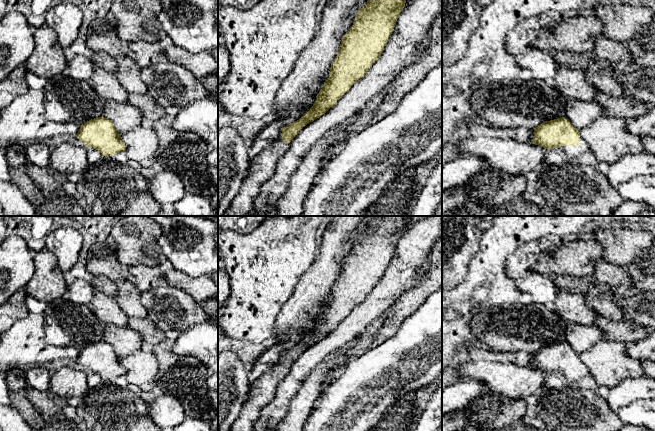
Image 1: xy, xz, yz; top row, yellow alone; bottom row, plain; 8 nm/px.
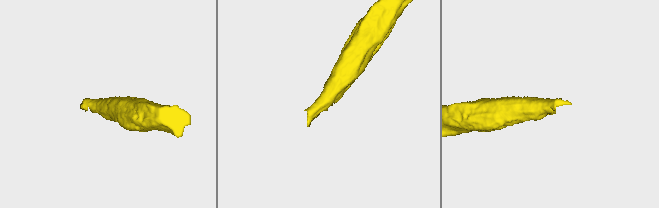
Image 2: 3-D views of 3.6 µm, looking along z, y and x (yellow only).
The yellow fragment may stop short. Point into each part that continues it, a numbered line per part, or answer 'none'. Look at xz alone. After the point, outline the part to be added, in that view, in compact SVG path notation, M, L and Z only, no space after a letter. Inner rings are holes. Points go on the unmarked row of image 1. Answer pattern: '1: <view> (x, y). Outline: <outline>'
1: xz (265, 386). Outline: M280 354L278 360L251 384L255 393L248 395L230 431L253 431L254 423L258 420L261 409L274 398L278 384L289 370L290 367L283 367L282 354Z

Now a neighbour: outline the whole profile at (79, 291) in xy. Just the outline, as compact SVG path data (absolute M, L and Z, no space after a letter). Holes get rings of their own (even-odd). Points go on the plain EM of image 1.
M75 279L68 287L68 299L77 304L89 305L95 294L95 289L88 281Z

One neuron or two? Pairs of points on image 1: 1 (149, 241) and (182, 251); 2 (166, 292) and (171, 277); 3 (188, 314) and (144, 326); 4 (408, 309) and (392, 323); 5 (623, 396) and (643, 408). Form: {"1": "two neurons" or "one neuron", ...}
{"1": "two neurons", "2": "two neurons", "3": "two neurons", "4": "one neuron", "5": "two neurons"}

